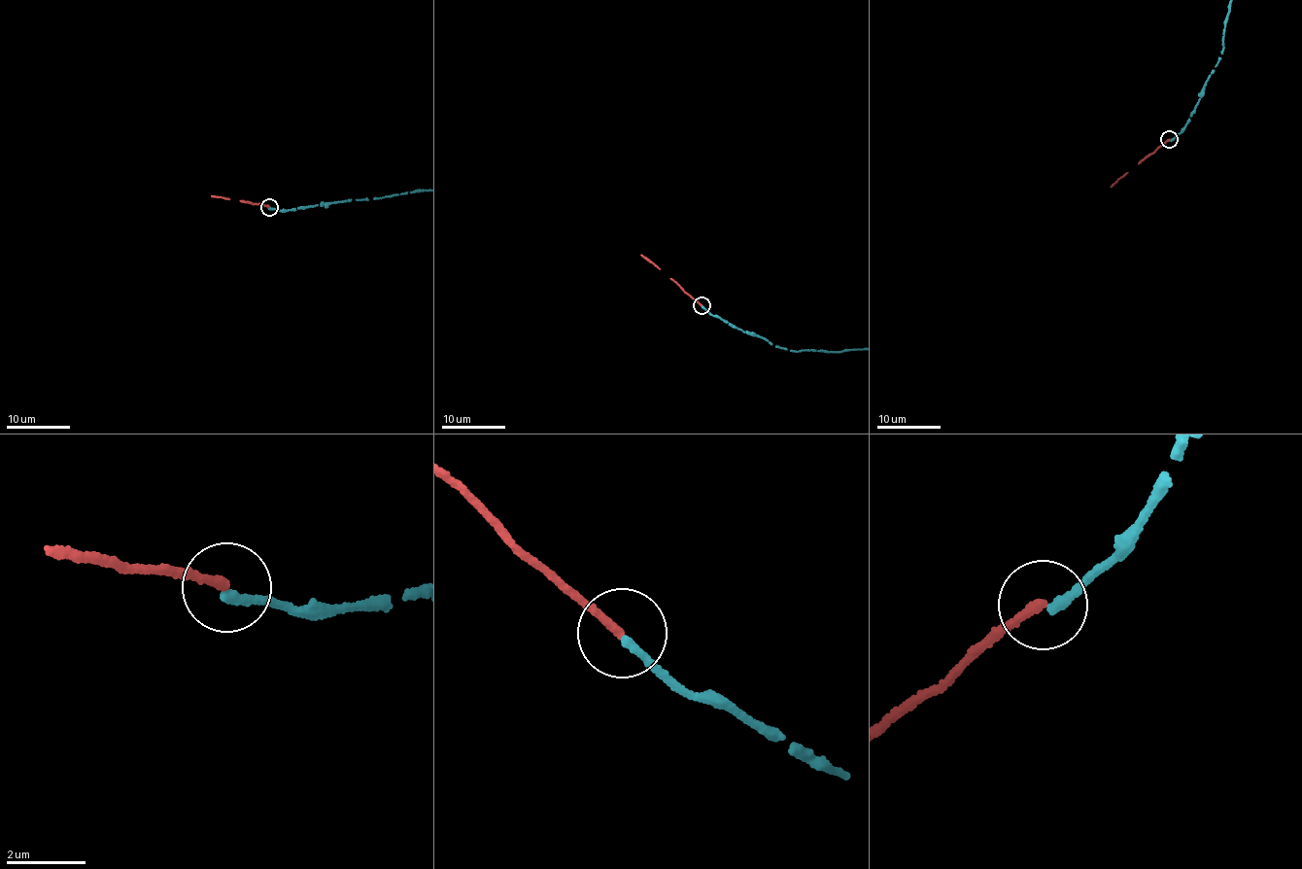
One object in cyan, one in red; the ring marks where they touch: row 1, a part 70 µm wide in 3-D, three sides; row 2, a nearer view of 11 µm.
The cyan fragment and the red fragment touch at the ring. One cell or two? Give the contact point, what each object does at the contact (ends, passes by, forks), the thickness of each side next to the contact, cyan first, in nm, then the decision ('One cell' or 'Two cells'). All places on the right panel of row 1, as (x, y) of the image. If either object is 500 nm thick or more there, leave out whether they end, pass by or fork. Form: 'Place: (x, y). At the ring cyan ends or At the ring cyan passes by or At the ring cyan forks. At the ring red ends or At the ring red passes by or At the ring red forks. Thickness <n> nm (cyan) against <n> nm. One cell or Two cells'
Place: (1169, 139). At the ring cyan ends. At the ring red ends. Thickness 200 nm (cyan) against 200 nm. Two cells

